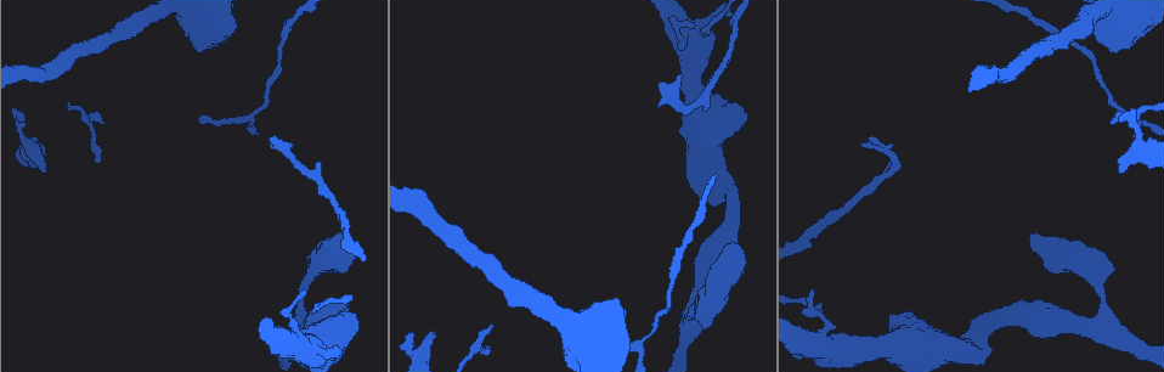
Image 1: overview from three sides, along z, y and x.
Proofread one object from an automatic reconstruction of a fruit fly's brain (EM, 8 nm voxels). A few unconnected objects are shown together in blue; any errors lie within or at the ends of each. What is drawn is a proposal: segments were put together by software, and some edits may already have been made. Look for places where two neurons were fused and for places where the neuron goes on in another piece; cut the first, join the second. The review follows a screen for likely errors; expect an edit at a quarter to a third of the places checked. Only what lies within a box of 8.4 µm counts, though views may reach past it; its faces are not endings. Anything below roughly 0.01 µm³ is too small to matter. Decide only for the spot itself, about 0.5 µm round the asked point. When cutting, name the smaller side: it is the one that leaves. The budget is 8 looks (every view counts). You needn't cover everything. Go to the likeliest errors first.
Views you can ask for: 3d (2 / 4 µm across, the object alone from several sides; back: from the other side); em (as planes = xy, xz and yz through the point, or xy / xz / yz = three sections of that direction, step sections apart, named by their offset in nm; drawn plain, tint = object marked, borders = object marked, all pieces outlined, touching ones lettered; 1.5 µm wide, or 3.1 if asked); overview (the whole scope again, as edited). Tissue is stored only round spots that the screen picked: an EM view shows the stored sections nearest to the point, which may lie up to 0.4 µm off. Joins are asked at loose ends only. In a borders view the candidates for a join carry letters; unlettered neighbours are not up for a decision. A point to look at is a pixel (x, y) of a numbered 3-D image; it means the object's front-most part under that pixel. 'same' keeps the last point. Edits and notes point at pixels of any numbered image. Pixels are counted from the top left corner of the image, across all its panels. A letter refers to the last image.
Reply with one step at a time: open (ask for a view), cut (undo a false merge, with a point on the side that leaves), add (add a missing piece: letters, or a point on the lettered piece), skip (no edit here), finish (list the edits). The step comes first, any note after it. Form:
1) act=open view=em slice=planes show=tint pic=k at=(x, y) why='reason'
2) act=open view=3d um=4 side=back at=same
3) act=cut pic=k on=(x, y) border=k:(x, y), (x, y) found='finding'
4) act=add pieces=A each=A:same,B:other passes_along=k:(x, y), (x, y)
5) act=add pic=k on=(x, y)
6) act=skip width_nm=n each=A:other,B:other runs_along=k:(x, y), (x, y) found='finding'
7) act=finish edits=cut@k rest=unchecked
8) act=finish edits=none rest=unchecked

act=open view=3d um=4 pic=1 at=(1109, 123) why='tapers out'

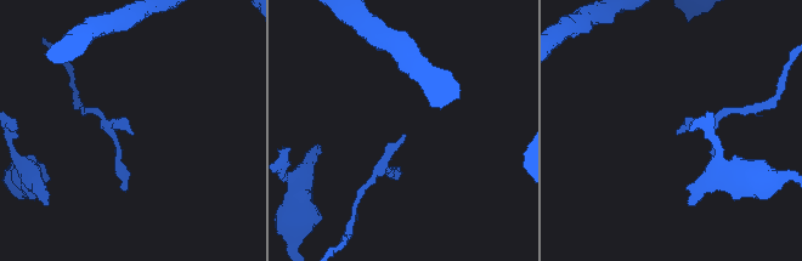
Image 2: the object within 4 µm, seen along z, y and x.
act=open view=em slice=planes show=borders pic=2 at=(403, 135)

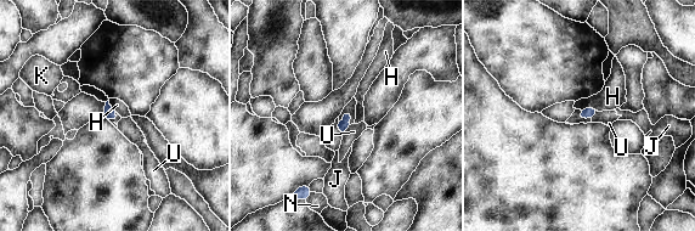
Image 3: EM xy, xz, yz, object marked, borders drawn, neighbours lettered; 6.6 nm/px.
act=skip each=H:other,J:other,K:other,N:other,U:other found='no lettered piece goes on from it'

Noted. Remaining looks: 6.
act=open view=em slice=planes show=borders pic=1 at=(696, 29) why='four arms meet'

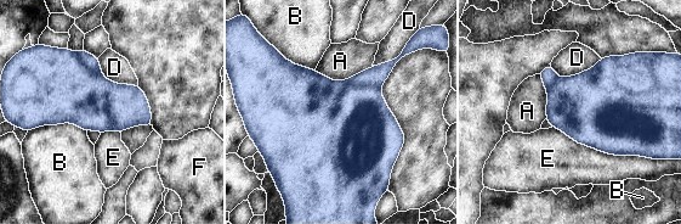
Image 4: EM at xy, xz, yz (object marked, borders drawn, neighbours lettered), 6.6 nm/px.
act=cut pic=4 on=(378, 74) each=A:other,B:other,D:other,E:other,F:other found='a second neuron is stuck on'

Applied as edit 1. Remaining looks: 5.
act=open view=em slice=planes show=borders pic=1 at=(1115, 51) why='free end'

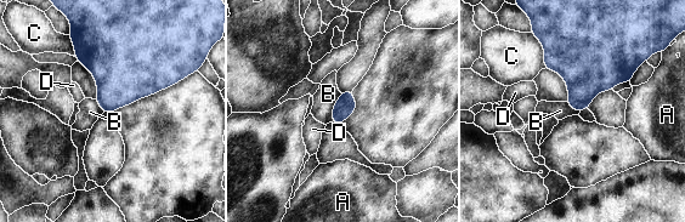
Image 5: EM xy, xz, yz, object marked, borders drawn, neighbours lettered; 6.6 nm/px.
act=skip longest_contact=C:220nm each=A:other,B:other,C:other,D:other found='no lettered piece goes on from it'

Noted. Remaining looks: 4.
act=finish edits=cut@4 rest=unchecked

